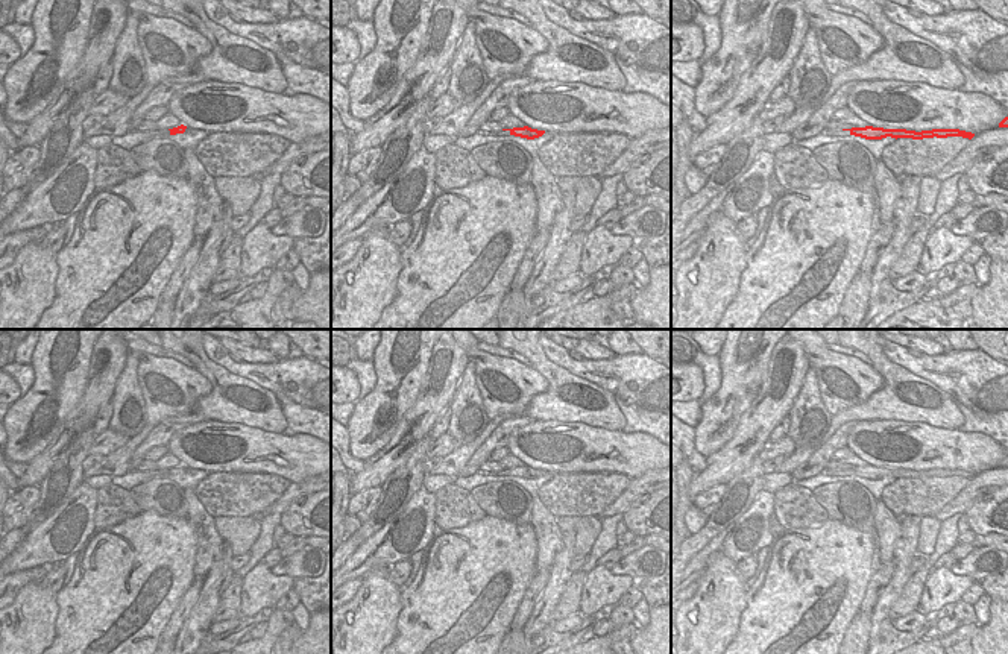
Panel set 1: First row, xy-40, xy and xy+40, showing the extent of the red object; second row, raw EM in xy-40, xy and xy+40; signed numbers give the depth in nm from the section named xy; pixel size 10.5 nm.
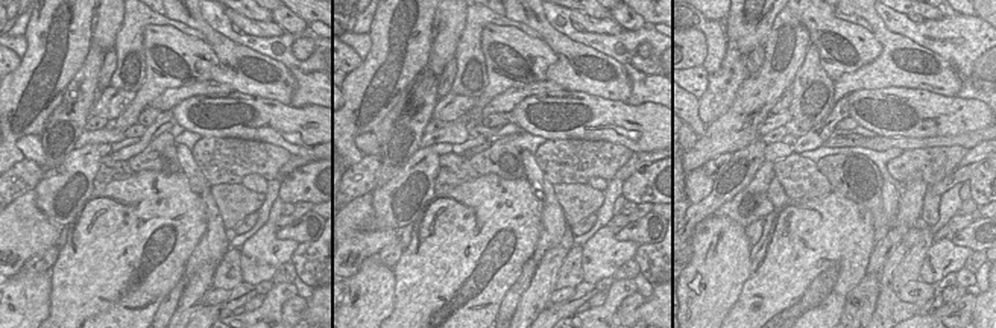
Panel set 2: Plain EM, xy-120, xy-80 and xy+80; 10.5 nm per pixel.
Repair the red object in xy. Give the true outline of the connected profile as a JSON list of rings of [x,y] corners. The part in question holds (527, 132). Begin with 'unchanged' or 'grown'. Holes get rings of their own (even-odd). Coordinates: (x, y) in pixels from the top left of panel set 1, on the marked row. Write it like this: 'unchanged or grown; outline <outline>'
grown; outline [[[528,126],[524,127],[513,127],[513,129],[502,129],[498,132],[490,132],[492,135],[498,135],[498,137],[521,137],[521,138],[527,138],[527,140],[534,140],[539,138],[545,134],[545,130],[537,130],[537,129],[531,129]]]

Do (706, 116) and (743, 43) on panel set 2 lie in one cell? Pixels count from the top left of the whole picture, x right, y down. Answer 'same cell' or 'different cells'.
same cell

